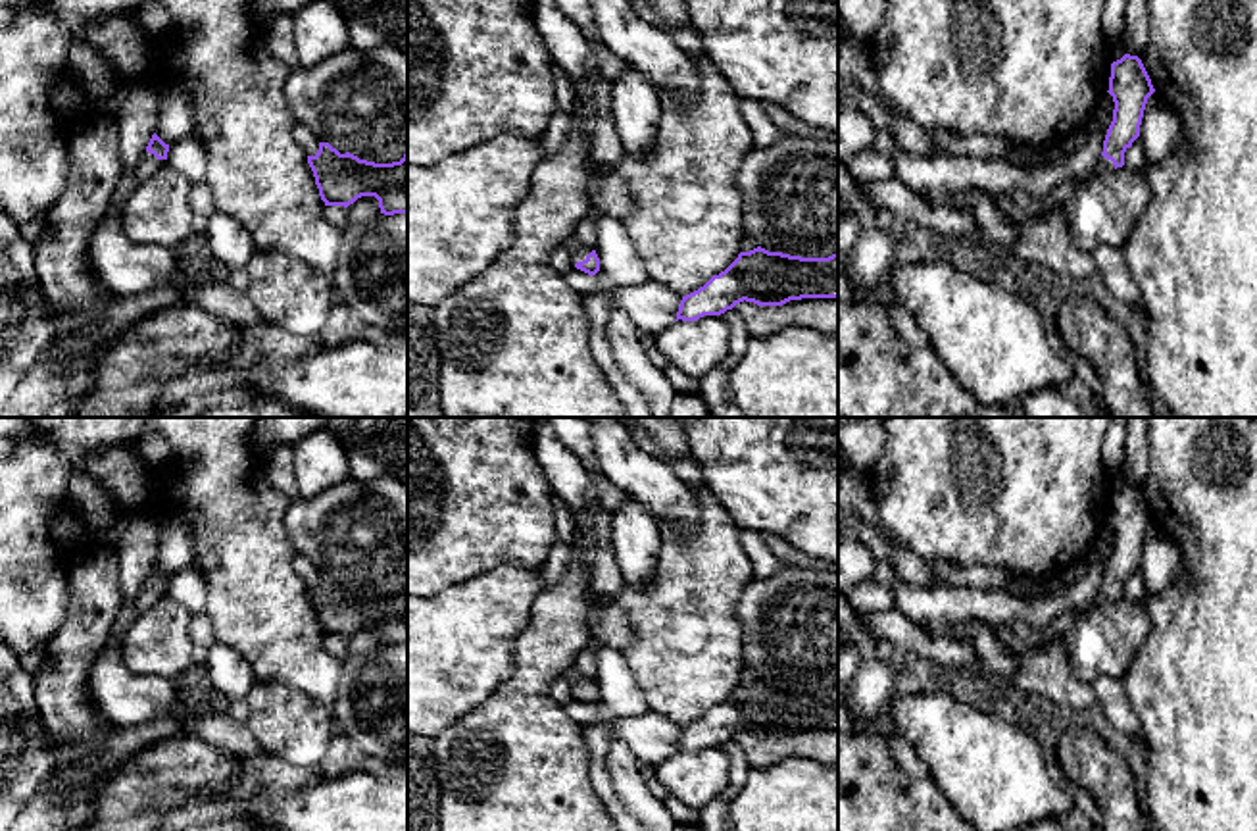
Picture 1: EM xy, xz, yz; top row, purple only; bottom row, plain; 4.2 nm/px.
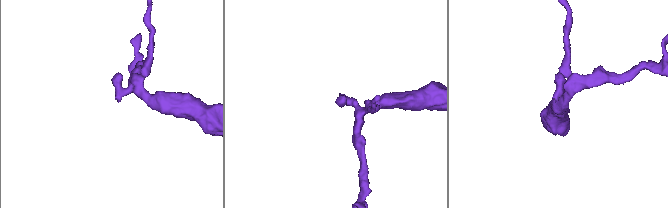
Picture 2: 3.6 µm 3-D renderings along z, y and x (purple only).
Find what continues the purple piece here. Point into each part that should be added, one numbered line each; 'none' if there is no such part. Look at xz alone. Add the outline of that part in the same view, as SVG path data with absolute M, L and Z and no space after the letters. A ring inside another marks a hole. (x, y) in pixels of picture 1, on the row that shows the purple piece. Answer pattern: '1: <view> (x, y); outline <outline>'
1: xz (577, 251); outline M571 235L565 242L563 248L569 250L573 264L586 260L586 256L592 252L586 248L575 235Z

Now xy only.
1: xy (148, 164); outline M144 152L136 164L136 181L142 183L150 179L158 169L165 165L165 160L158 160L154 154Z

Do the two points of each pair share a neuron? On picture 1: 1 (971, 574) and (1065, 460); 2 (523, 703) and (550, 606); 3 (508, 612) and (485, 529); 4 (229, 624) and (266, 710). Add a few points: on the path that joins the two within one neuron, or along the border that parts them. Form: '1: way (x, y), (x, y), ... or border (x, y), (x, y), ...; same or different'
1: border (933, 558), (958, 564), (1000, 566), (1021, 578); different
2: way (531, 679), (550, 643), (550, 629); same
3: border (539, 568), (492, 566), (454, 585); different
4: border (256, 679), (285, 683), (300, 693); different

